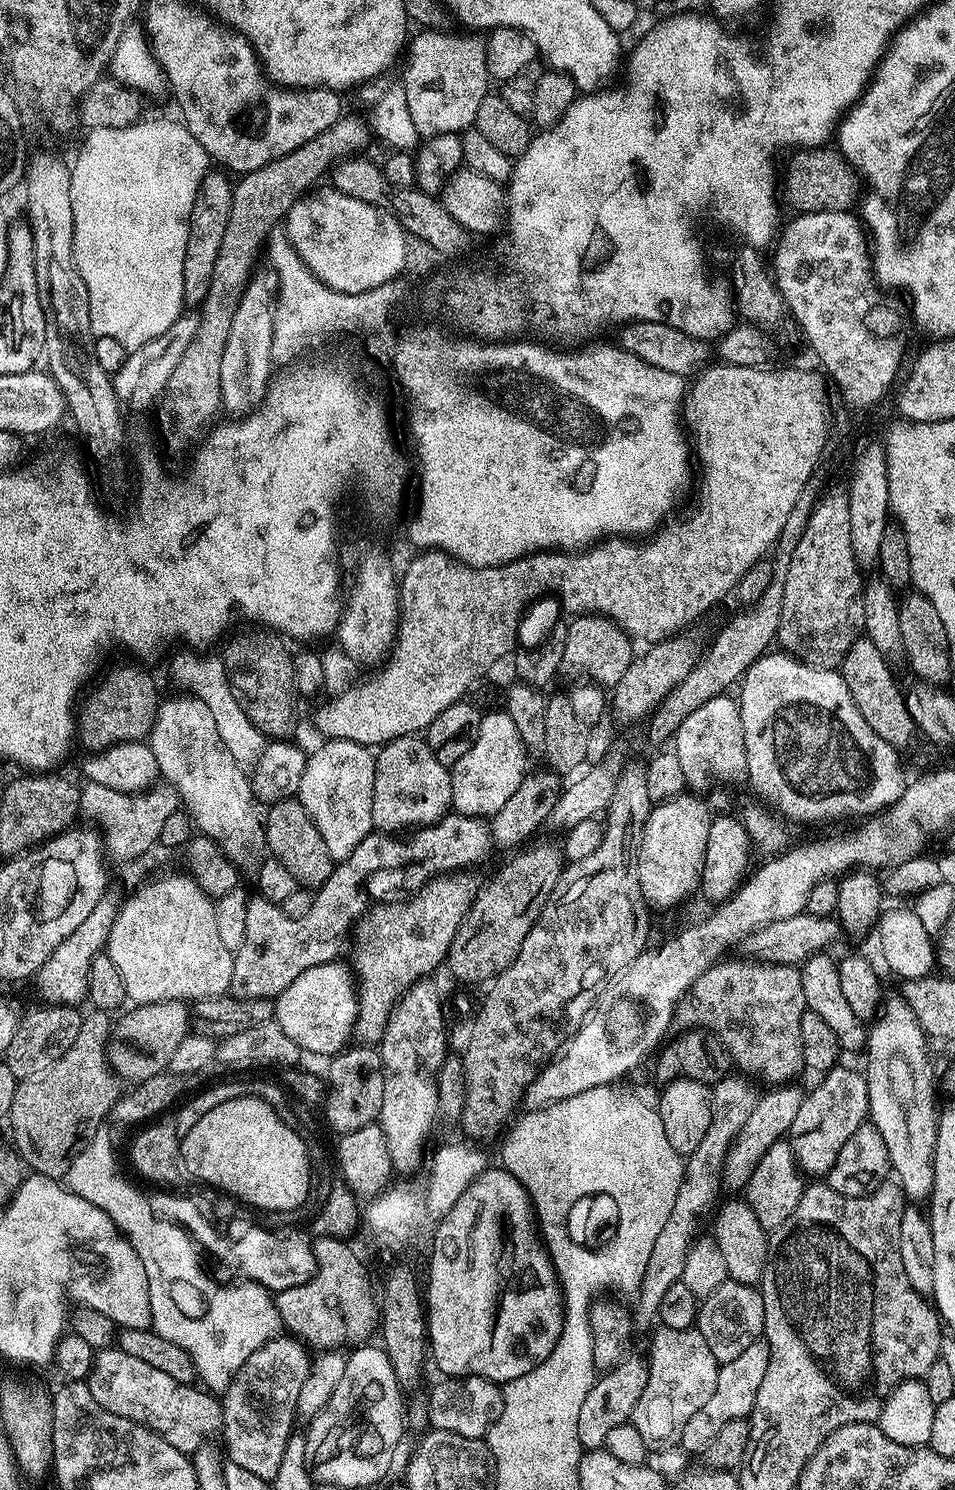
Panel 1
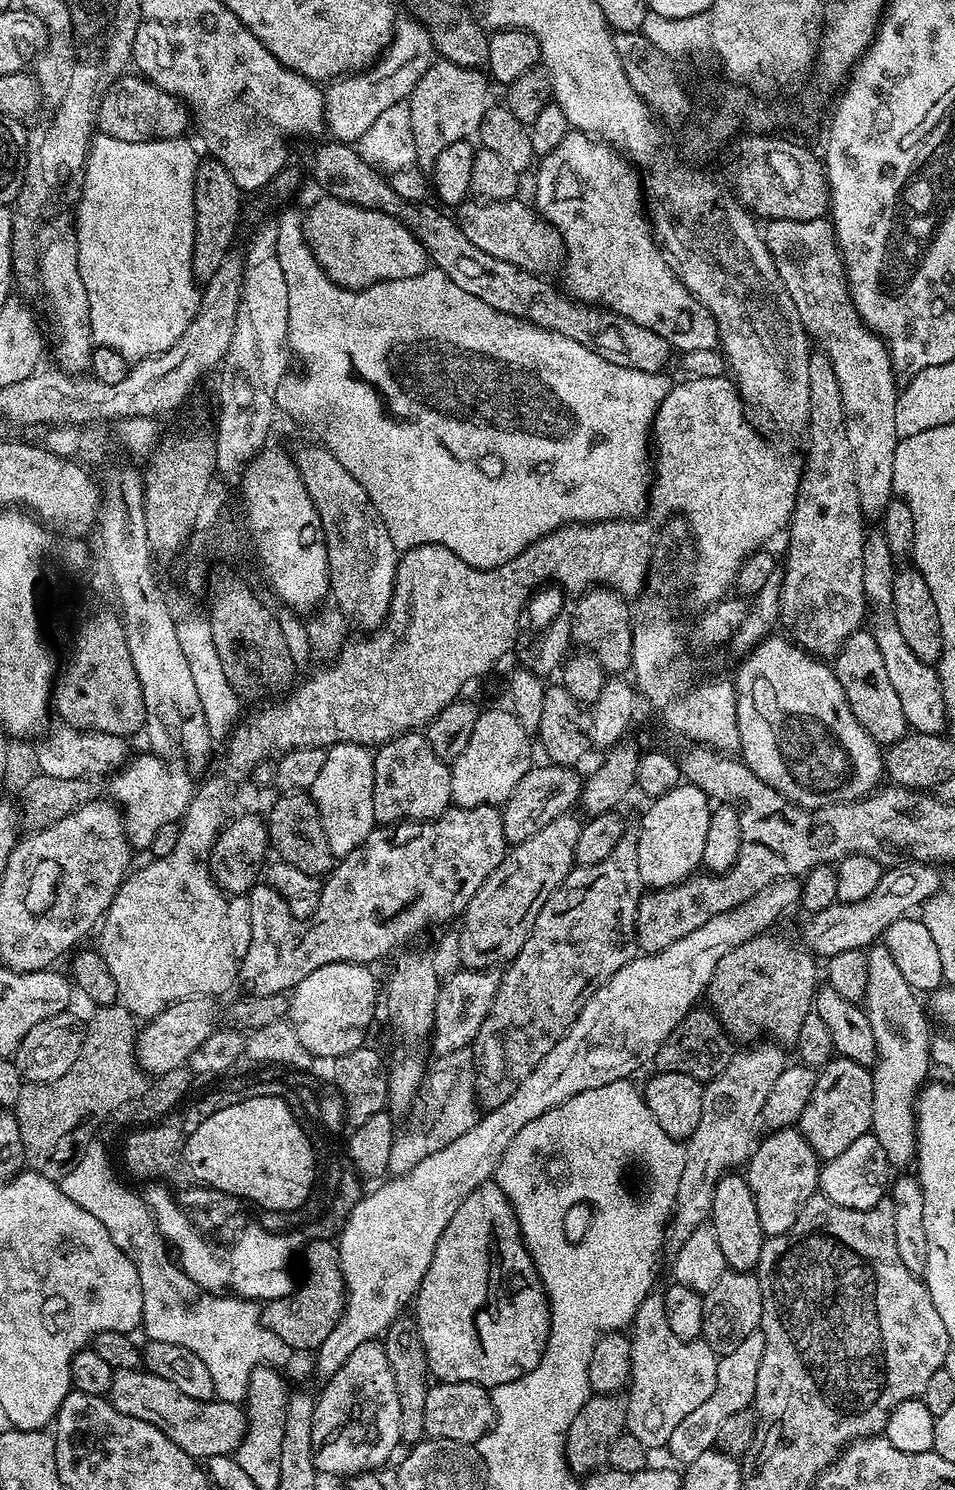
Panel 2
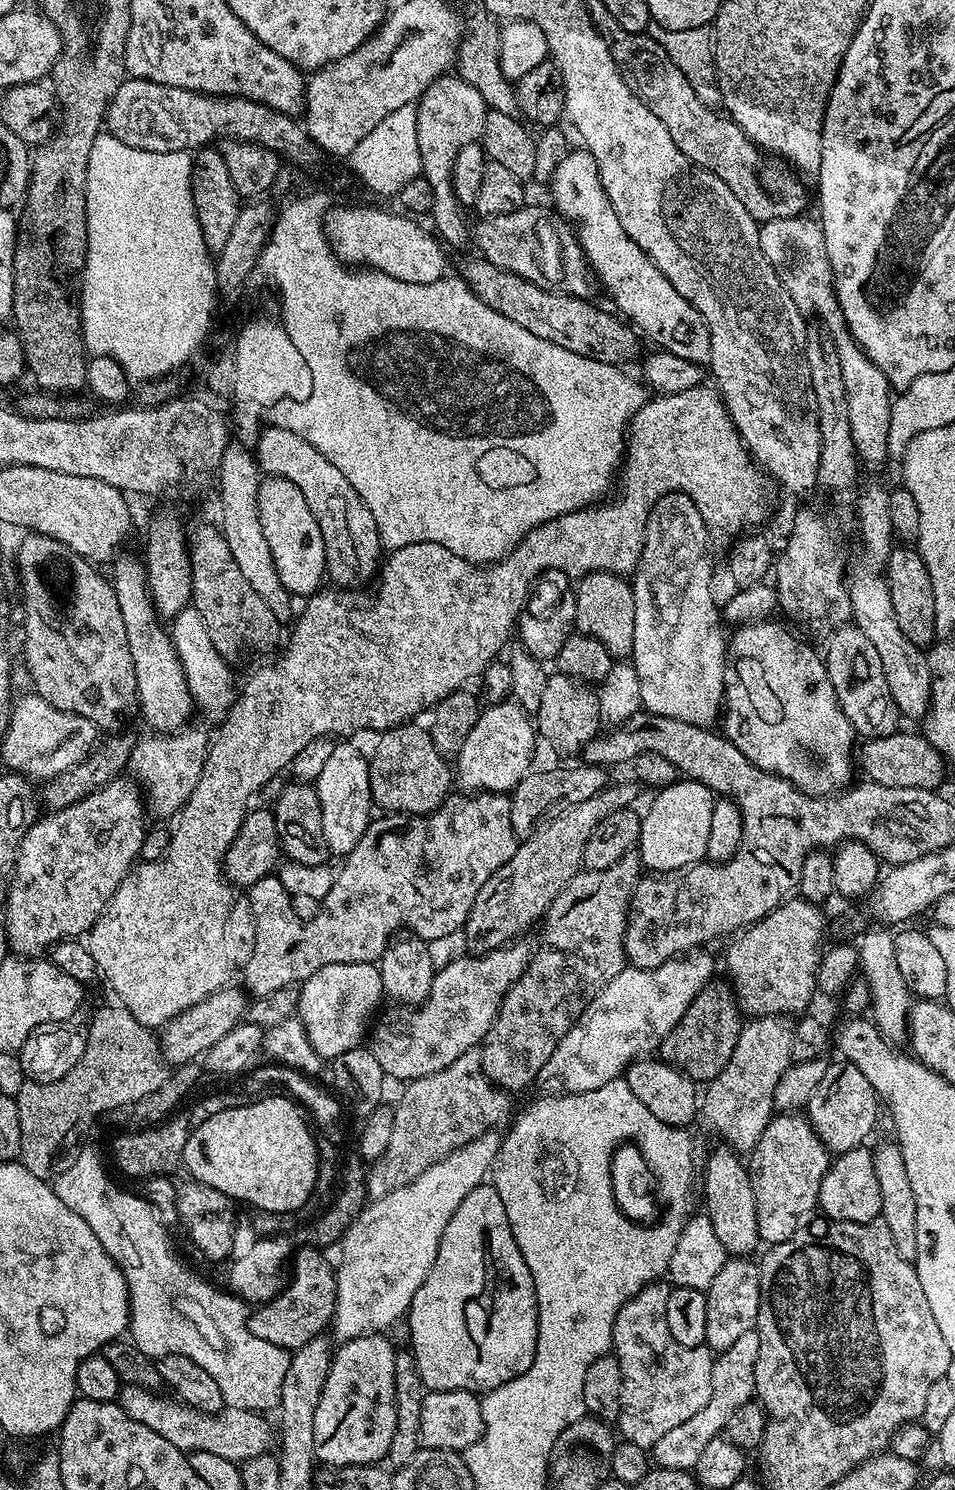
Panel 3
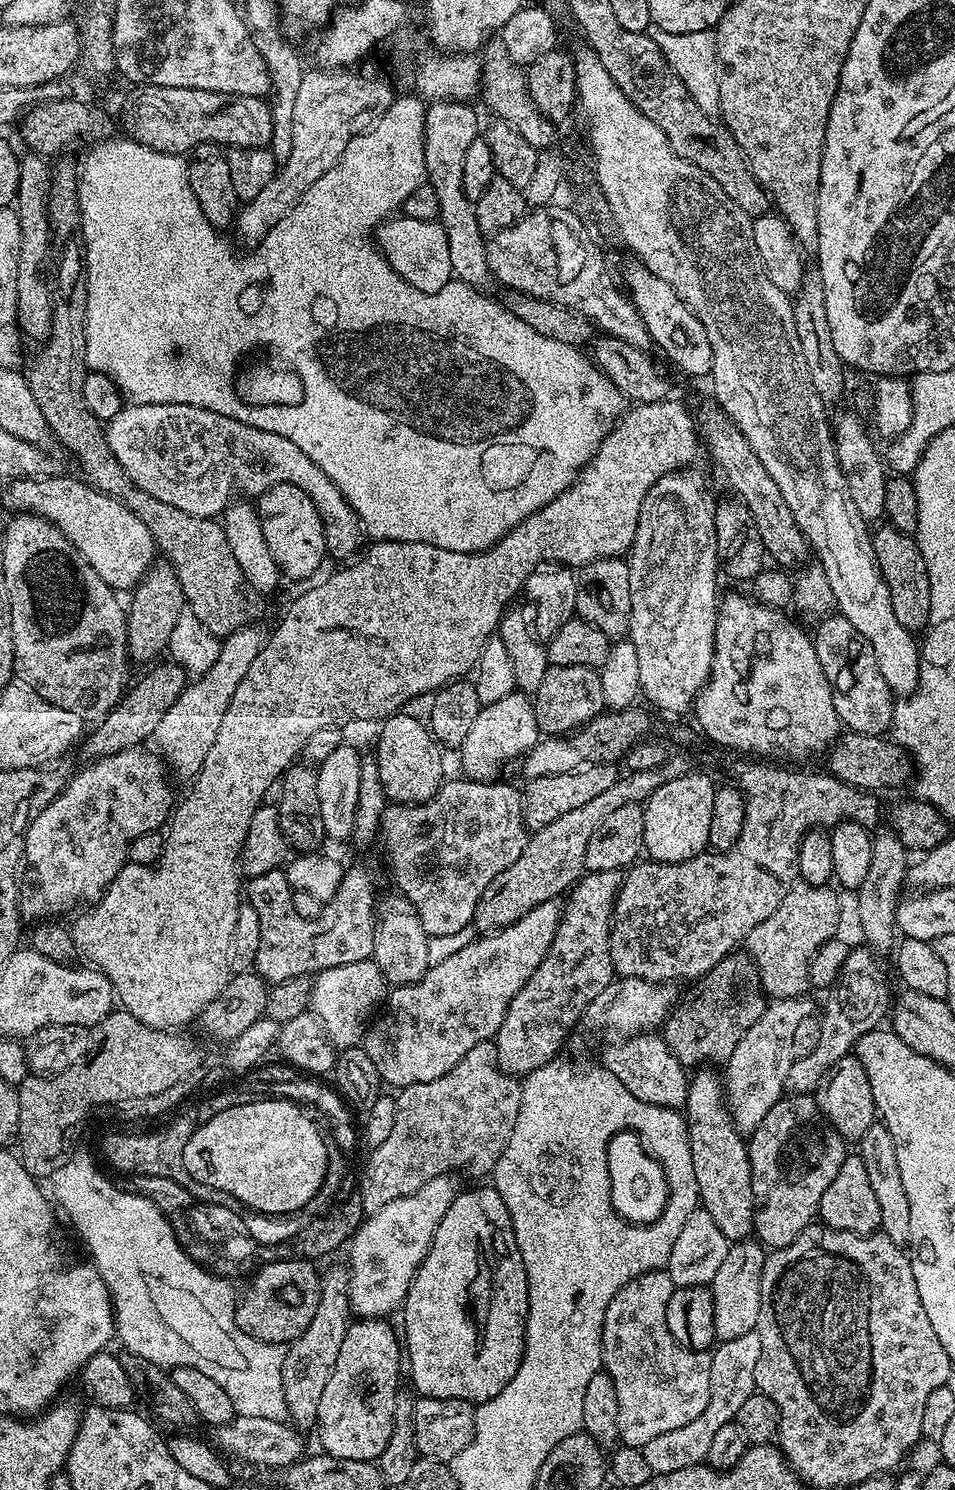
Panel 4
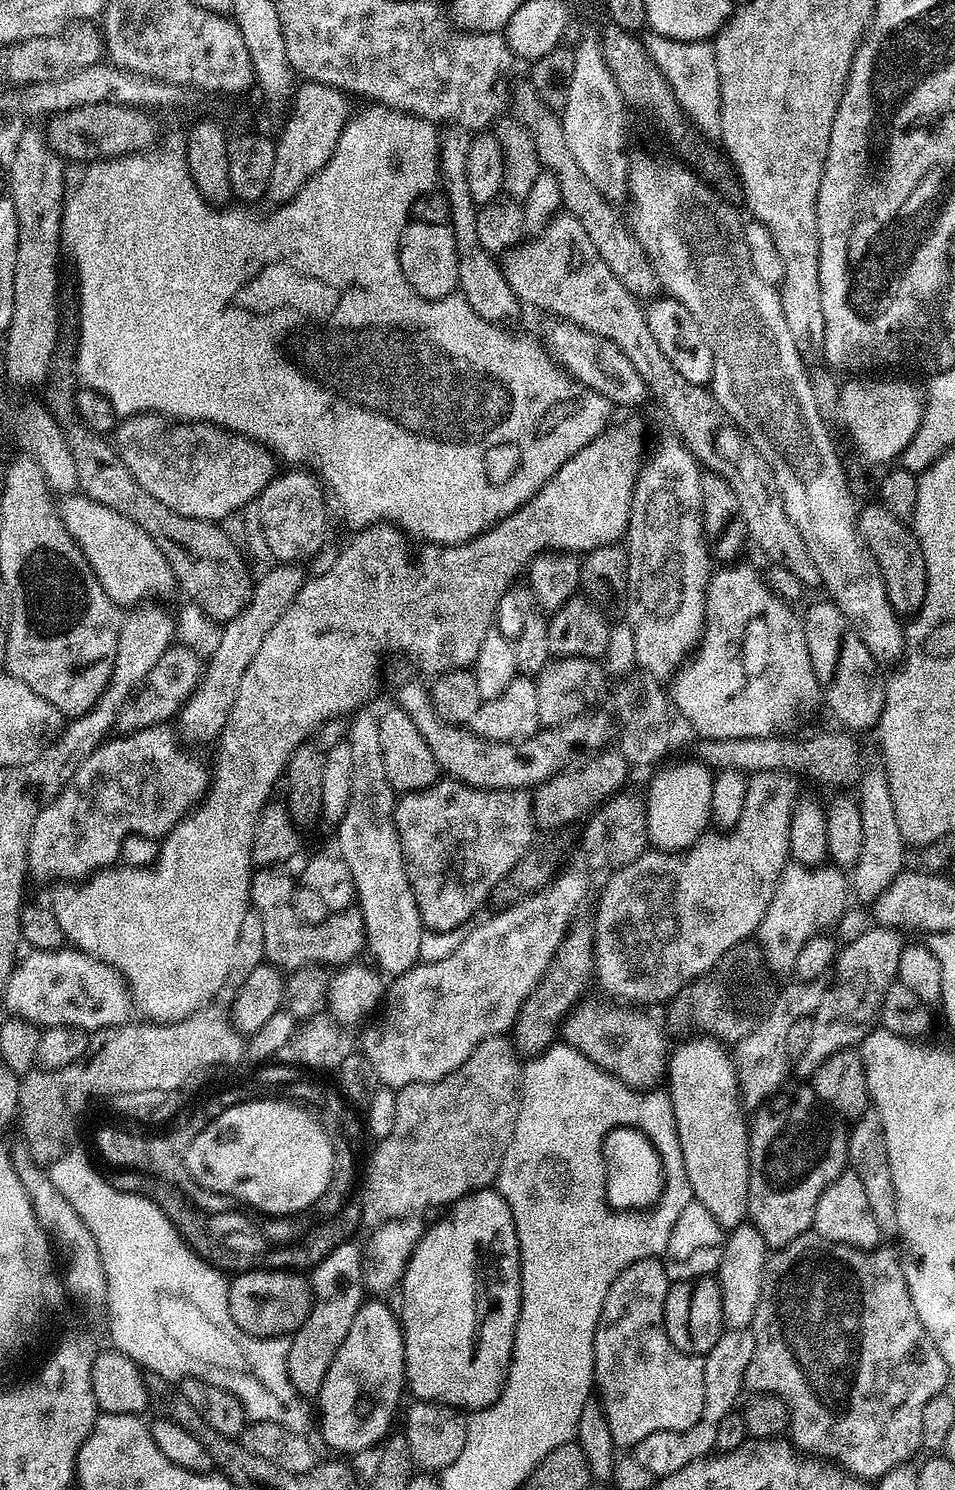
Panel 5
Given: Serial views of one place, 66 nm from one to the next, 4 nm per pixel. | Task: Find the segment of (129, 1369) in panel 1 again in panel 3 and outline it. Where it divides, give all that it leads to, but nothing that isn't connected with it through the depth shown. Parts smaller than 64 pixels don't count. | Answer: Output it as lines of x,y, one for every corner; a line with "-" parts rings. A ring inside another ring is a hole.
125,1384
120,1389
118,1403
120,1409
134,1422
150,1426
154,1434
162,1434
166,1442
178,1446
185,1454
205,1452
218,1454
218,1458
243,1462
265,1455
274,1444
274,1428
267,1424
265,1417
258,1412
241,1408
225,1407
220,1412
203,1412
191,1408
189,1404
173,1398
171,1395
159,1396
159,1391
133,1384

